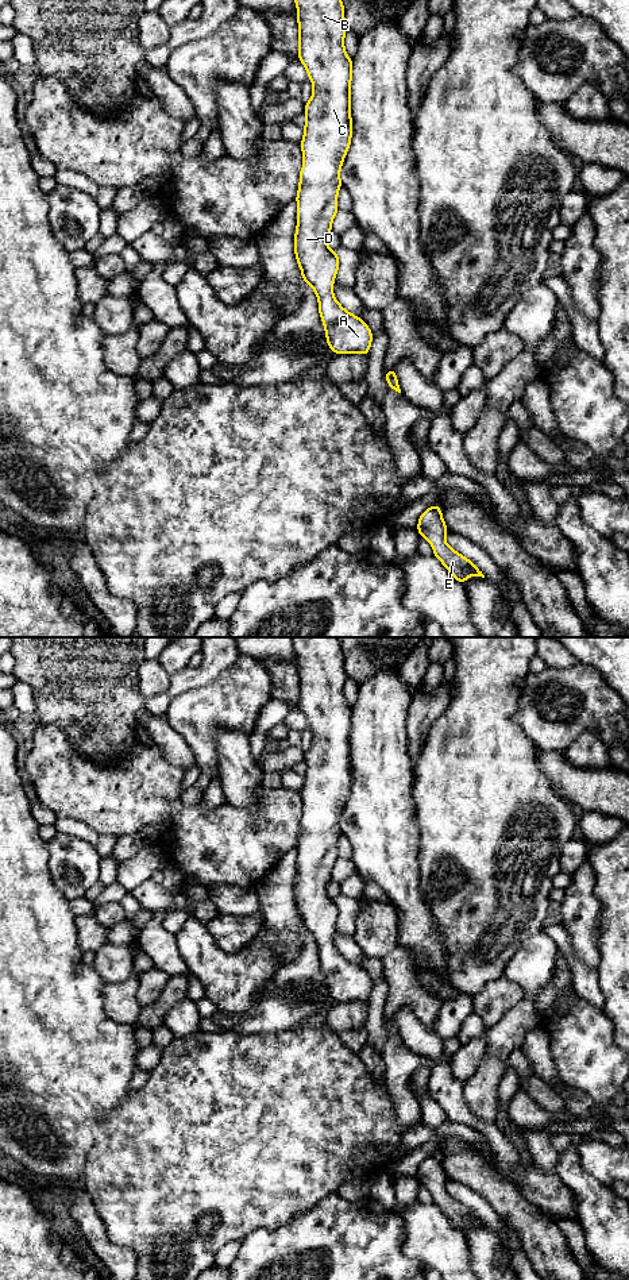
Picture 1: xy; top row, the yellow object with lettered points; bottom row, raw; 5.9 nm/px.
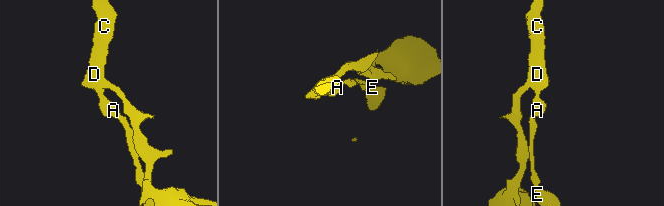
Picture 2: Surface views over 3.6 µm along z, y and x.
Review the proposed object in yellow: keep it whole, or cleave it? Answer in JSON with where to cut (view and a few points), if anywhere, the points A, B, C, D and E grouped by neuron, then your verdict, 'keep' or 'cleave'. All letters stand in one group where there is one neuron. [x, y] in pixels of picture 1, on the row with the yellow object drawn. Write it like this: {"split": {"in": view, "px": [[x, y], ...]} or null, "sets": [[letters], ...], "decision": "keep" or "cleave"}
{"split": null, "sets": [["A", "B", "C", "D", "E"]], "decision": "keep"}

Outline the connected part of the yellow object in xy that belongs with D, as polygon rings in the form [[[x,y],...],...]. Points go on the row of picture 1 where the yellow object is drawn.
[[[294,0],[298,20],[298,61],[308,72],[313,84],[310,100],[305,104],[306,123],[301,150],[304,157],[300,171],[297,200],[297,228],[294,235],[294,254],[302,273],[319,300],[319,312],[325,328],[327,343],[333,354],[358,352],[367,355],[373,342],[373,332],[358,316],[347,312],[333,297],[333,281],[339,270],[339,257],[332,251],[327,239],[337,213],[337,193],[341,188],[340,169],[351,144],[351,80],[352,59],[344,50],[347,31],[344,5],[341,0]]]

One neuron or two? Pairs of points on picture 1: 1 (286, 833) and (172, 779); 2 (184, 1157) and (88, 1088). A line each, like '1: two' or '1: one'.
1: one
2: two

